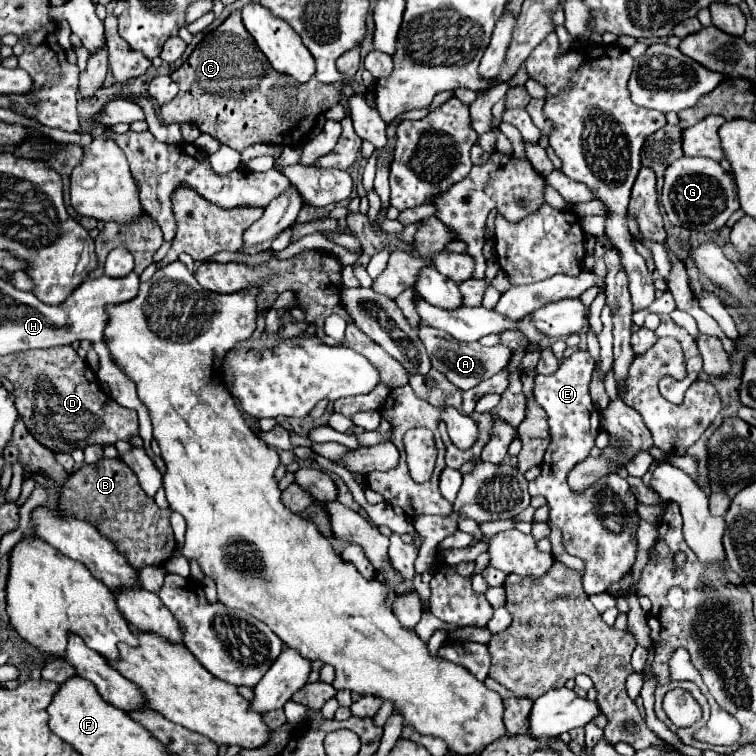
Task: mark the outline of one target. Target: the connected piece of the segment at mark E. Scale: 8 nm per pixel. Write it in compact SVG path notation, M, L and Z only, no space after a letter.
M578 350L566 360L562 360L558 372L550 376L536 376L534 398L546 410L552 442L544 454L542 474L530 482L530 496L544 496L550 508L550 526L558 526L562 530L566 552L584 560L584 592L600 594L606 592L616 580L622 580L626 572L632 568L636 560L636 528L638 528L638 512L636 498L630 492L630 486L624 478L612 474L600 480L596 488L588 488L582 496L574 496L574 492L566 484L568 472L586 456L594 446L594 440L600 430L600 412L596 410L590 398L590 378L592 378L594 358Z

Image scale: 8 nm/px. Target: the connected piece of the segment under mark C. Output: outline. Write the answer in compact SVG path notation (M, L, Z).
M232 12L222 26L206 34L204 40L190 54L190 58L178 70L174 70L170 78L180 86L180 92L172 102L162 106L164 124L194 122L200 128L200 132L214 136L216 140L238 152L258 142L278 144L278 146L302 144L306 136L312 132L316 118L340 102L342 86L346 84L344 81L322 84L316 78L312 78L308 84L296 84L296 80L290 80L288 76L270 68L270 64L264 60L264 54L260 52L248 30L244 28L240 12Z

